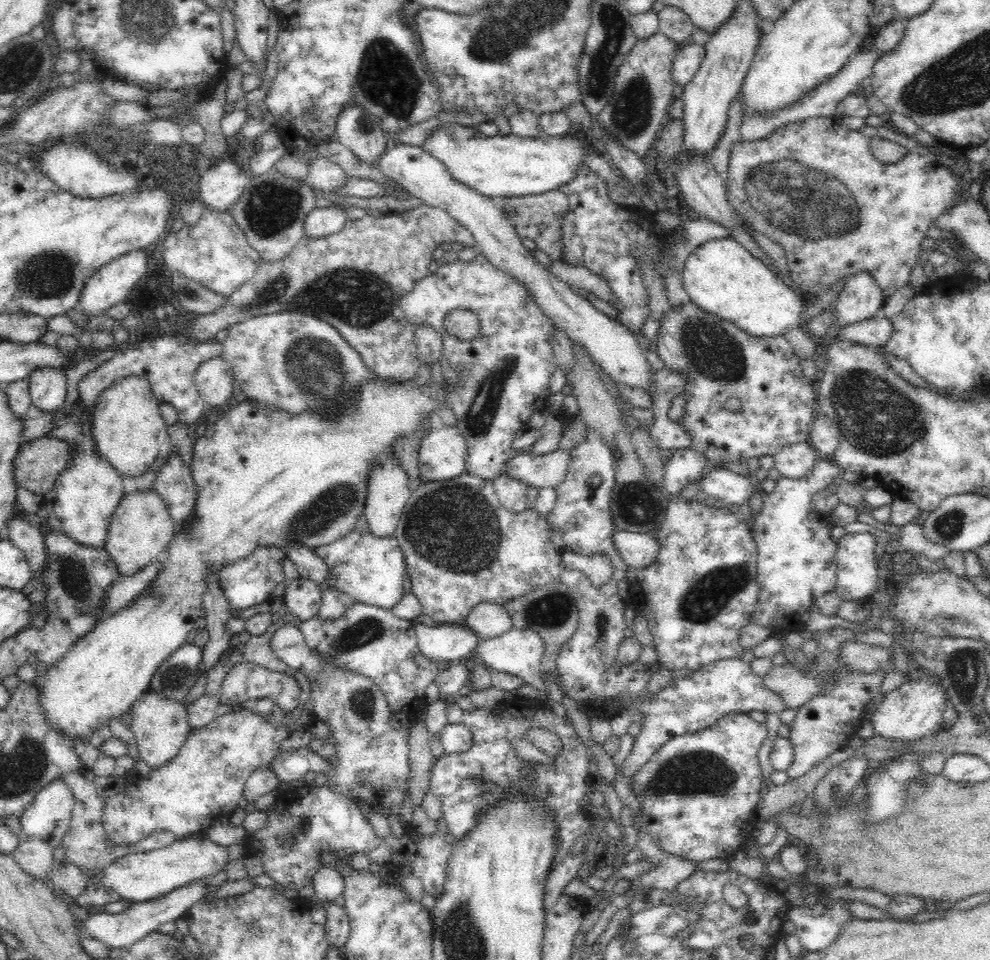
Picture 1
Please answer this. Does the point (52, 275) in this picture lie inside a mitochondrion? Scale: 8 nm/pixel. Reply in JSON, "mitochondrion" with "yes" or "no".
{"mitochondrion":"yes"}

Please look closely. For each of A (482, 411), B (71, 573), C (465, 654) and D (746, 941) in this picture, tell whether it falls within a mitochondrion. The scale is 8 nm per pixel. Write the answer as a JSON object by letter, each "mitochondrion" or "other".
{"A":"mitochondrion","B":"mitochondrion","C":"other","D":"other"}

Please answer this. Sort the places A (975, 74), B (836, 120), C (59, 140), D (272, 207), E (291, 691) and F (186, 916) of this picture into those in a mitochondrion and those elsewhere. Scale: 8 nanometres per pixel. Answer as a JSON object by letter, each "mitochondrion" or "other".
{"A":"mitochondrion","B":"other","C":"other","D":"mitochondrion","E":"other","F":"other"}

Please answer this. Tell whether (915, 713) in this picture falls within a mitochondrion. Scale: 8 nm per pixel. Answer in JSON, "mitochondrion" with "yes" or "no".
{"mitochondrion":"no"}

